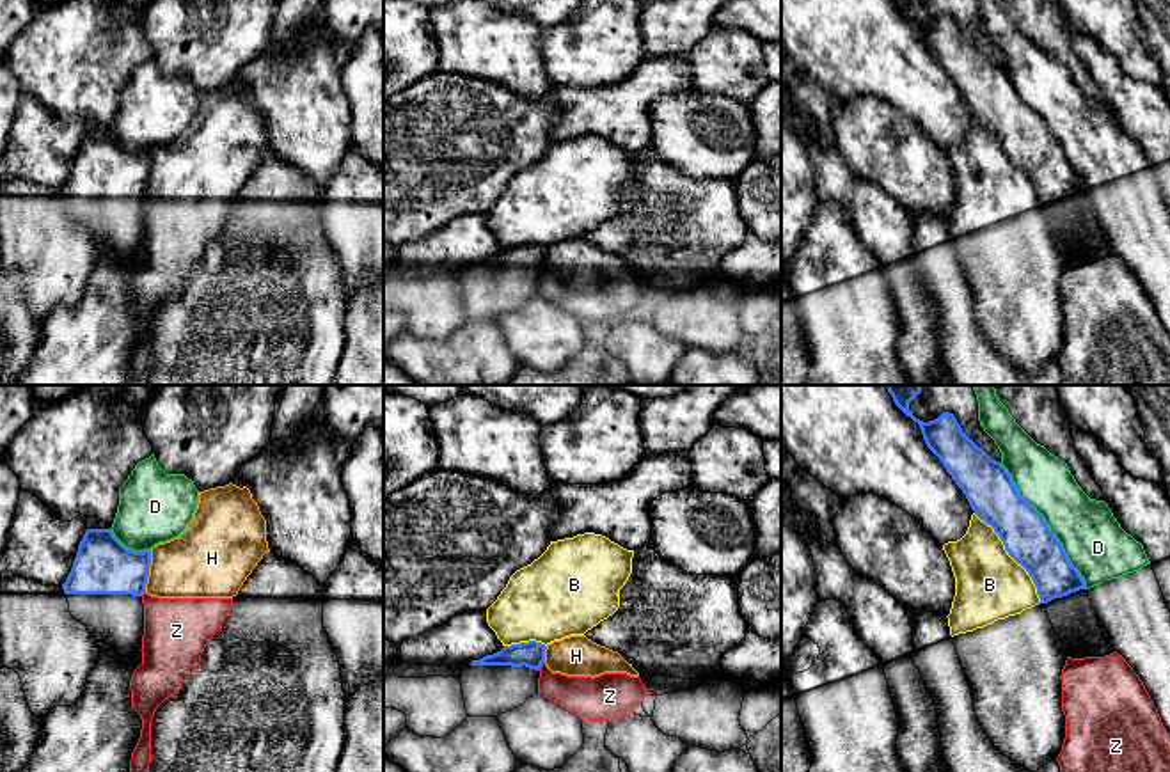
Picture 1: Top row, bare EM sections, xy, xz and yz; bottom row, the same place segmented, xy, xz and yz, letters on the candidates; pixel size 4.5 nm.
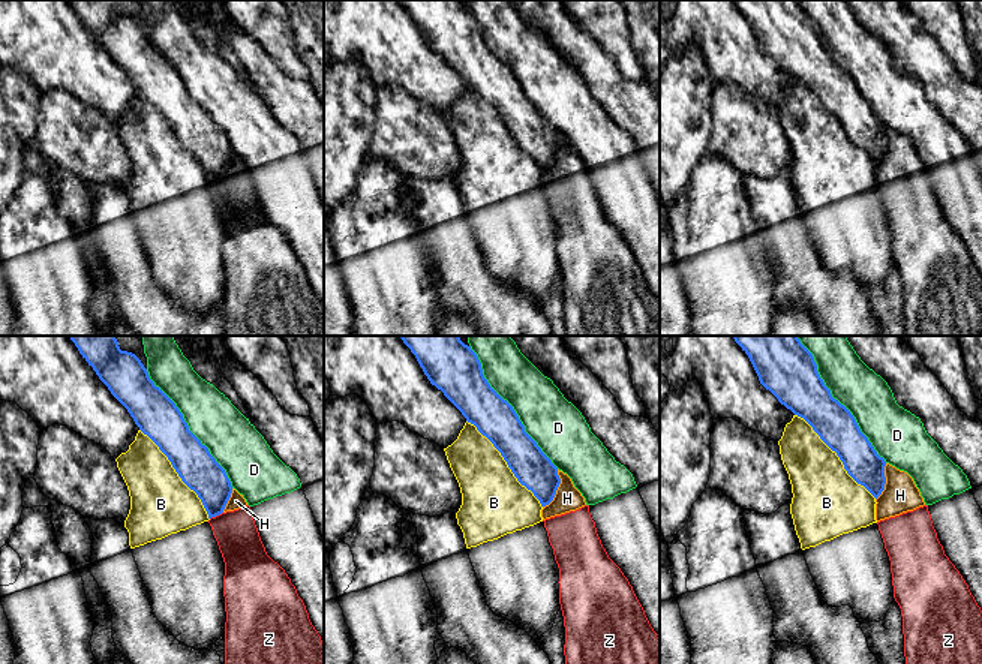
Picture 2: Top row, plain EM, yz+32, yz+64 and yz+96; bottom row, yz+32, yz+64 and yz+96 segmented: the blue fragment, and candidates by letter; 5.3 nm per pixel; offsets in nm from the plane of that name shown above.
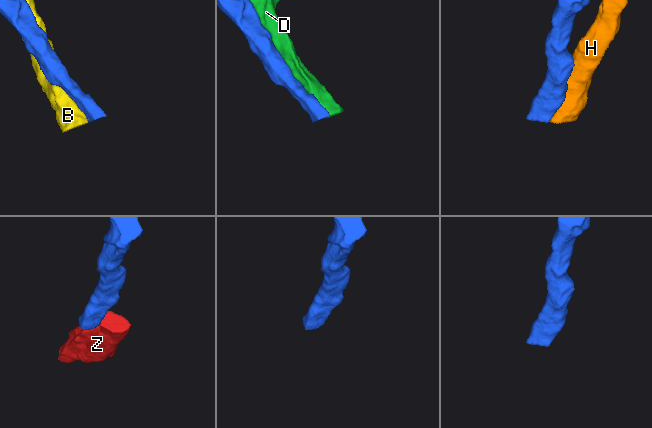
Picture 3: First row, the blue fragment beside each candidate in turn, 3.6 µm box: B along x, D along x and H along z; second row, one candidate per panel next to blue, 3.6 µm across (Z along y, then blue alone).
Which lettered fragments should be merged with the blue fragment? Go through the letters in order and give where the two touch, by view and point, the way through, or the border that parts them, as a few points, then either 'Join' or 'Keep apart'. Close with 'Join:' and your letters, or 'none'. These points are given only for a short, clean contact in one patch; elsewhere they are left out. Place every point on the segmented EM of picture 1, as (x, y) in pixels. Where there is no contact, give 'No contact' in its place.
B: Touches blue at yz (1011, 556). Keep apart
D: Touches blue at yz (1046, 526). Keep apart
H: Touches blue at xy (148, 572). Keep apart
Z: Touches blue at xz (540, 666). Boundary: xz (544, 661), (538, 669). Keep apart
Join: none

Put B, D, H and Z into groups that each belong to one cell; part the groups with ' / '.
B / D / H Z

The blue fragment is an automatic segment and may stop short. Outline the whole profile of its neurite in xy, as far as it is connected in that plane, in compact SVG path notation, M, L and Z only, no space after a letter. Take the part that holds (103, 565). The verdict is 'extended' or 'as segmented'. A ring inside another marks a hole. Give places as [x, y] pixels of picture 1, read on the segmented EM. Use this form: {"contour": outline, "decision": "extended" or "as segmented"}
{"contour": "M87 529L62 584L71 616L83 623L99 650L124 658L142 650L142 595L151 550L126 548L112 529Z", "decision": "extended"}

